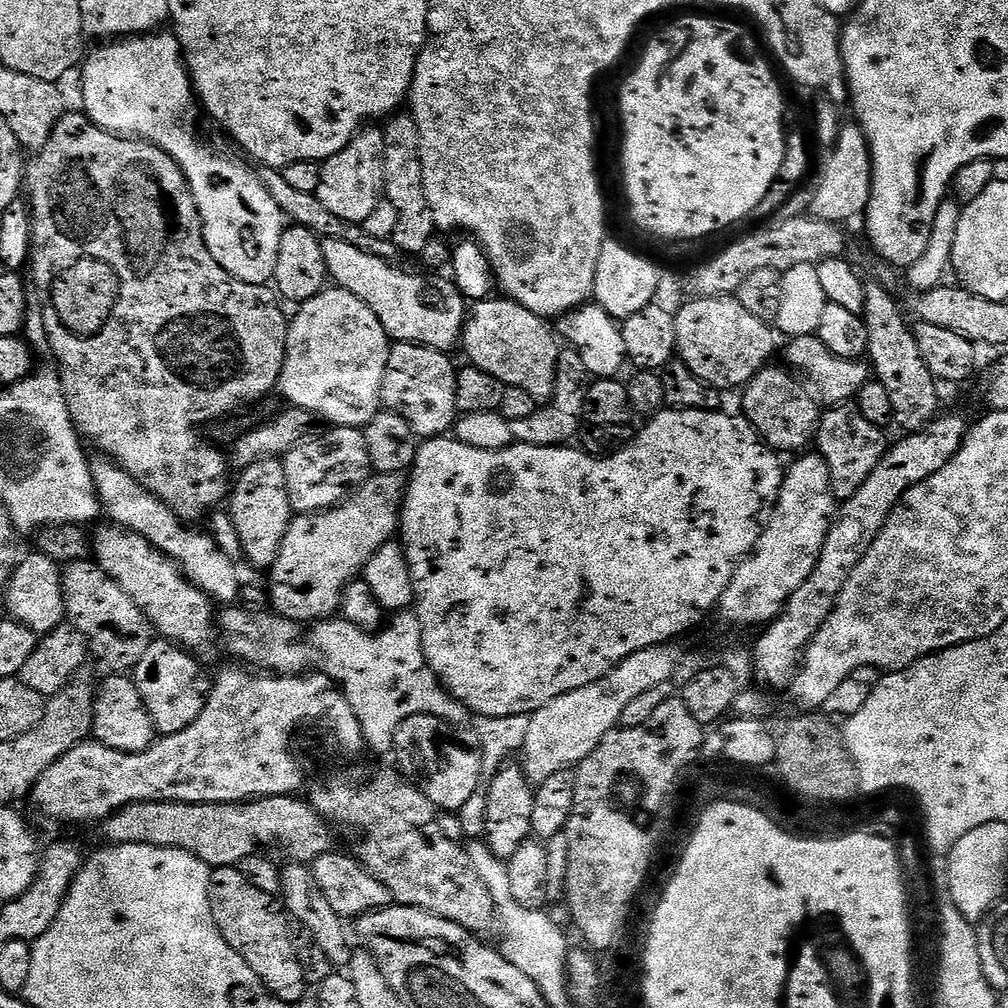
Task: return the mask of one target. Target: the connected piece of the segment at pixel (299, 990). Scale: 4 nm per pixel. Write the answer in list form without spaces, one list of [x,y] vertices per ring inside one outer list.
[[[239,867],[214,868],[211,874],[210,910],[222,938],[242,954],[253,977],[261,980],[265,984],[261,985],[271,995],[279,998],[285,1006],[298,1003],[310,985],[304,976],[302,962],[298,962],[298,954],[294,954],[294,932],[288,929],[290,920],[281,901],[270,894],[262,894],[262,890],[254,890],[254,886],[242,878]]]

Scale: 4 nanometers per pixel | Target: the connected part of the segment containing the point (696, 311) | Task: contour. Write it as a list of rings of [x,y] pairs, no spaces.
[[[702,296],[692,298],[679,309],[675,309],[676,317],[676,351],[678,358],[686,365],[702,382],[706,382],[711,388],[727,390],[727,388],[743,389],[750,383],[763,368],[769,367],[772,355],[776,352],[776,340],[778,332],[769,321],[762,318],[754,318],[746,306],[731,296]]]

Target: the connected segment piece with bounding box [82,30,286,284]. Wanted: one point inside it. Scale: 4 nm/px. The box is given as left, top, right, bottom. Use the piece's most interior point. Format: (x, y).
(138, 86)

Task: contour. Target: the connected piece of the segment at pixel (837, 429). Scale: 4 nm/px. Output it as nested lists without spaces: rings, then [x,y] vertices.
[[[832,406],[820,417],[820,424],[816,427],[814,441],[815,451],[824,459],[830,472],[832,492],[837,501],[843,502],[852,497],[874,474],[874,466],[882,462],[888,453],[890,440],[887,440],[885,429],[874,426],[874,422],[862,418],[855,406]]]

